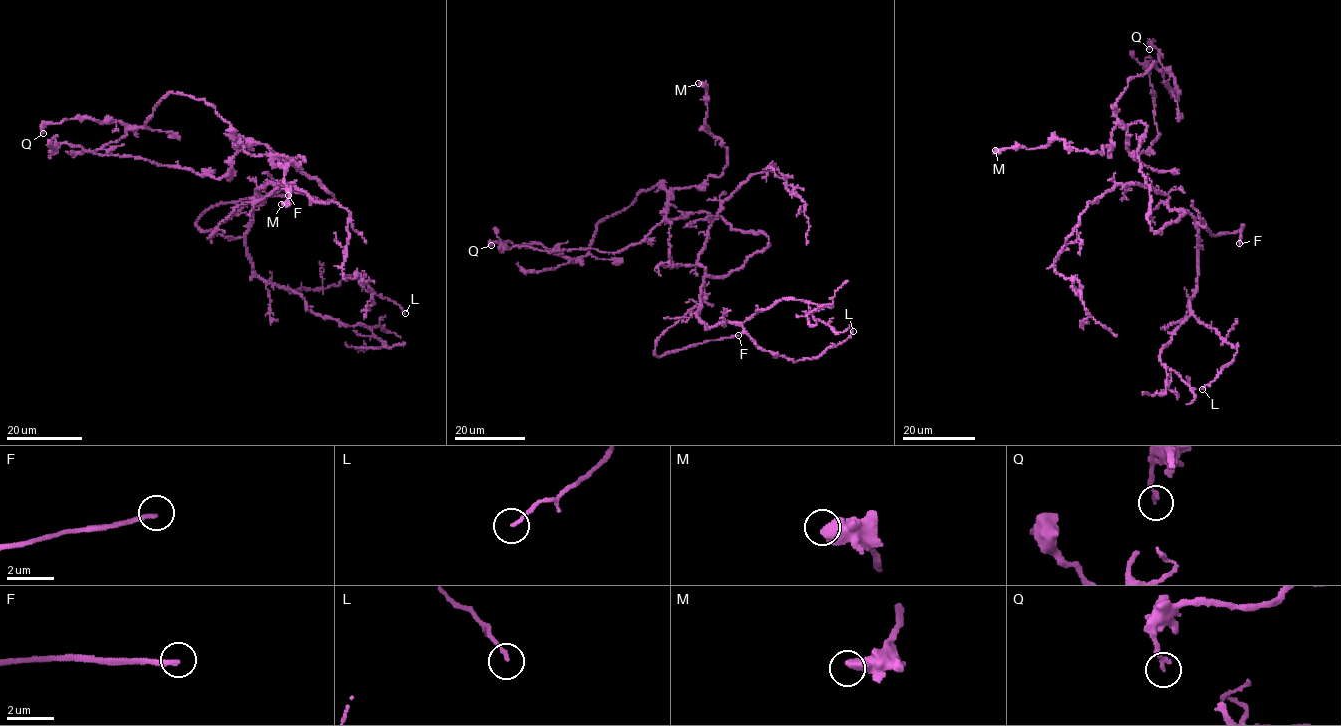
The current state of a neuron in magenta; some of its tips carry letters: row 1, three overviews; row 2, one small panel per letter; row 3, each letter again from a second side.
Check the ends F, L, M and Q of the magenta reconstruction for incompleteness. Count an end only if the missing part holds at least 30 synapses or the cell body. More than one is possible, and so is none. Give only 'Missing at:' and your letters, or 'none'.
Missing at: F

